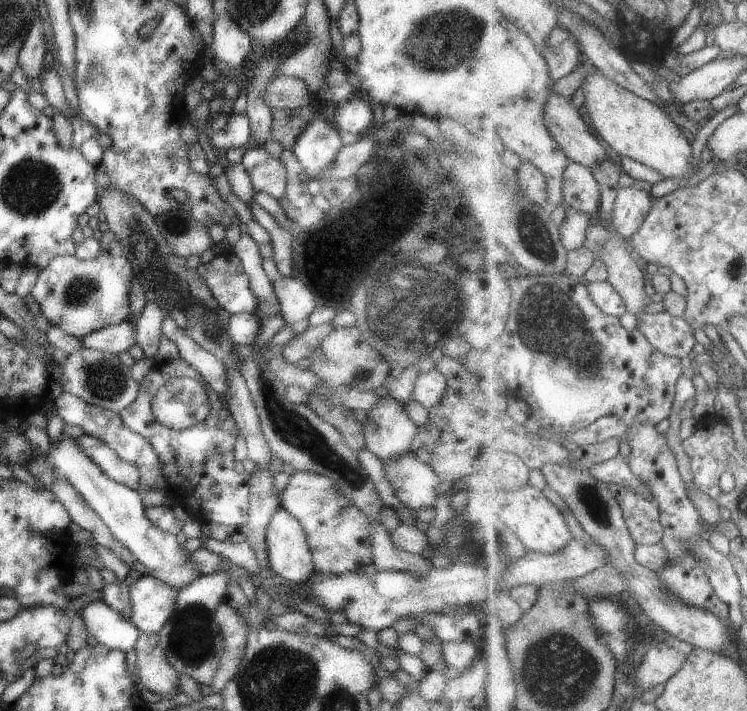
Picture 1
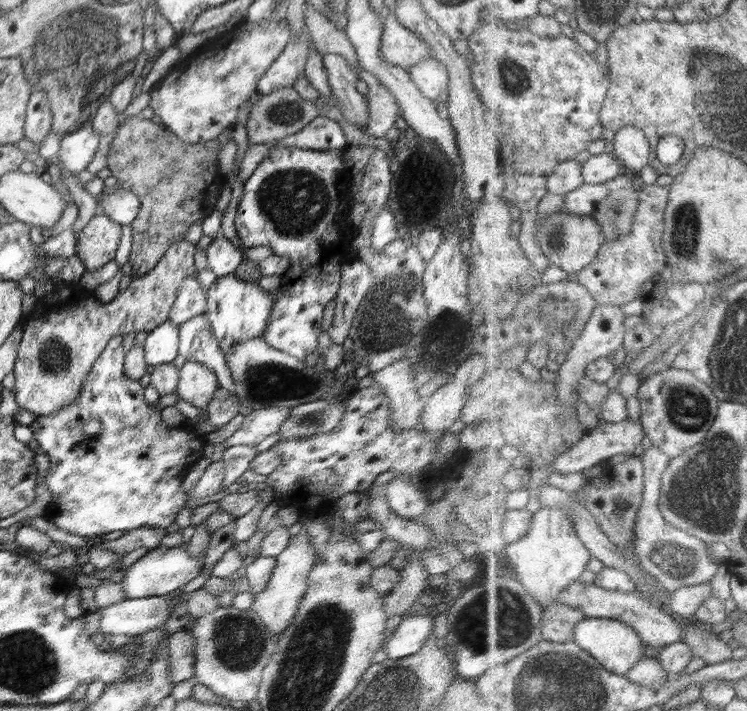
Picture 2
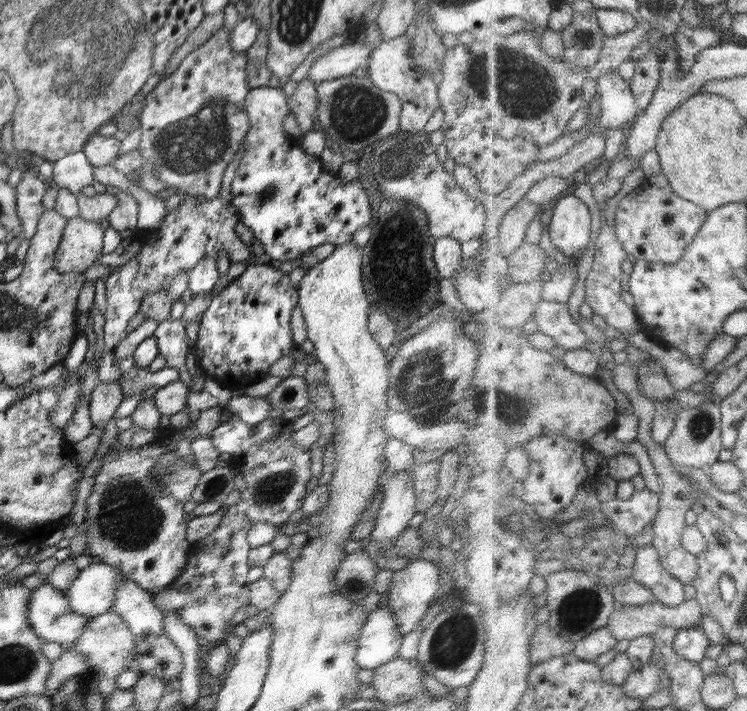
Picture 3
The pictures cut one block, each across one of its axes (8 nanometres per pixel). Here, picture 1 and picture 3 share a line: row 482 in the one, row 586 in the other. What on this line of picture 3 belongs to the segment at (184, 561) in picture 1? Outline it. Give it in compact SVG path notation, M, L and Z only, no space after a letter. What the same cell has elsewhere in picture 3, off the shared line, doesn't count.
M95 561L78 573L65 595L69 607L82 616L95 617L111 610L117 584L125 576L120 568Z

